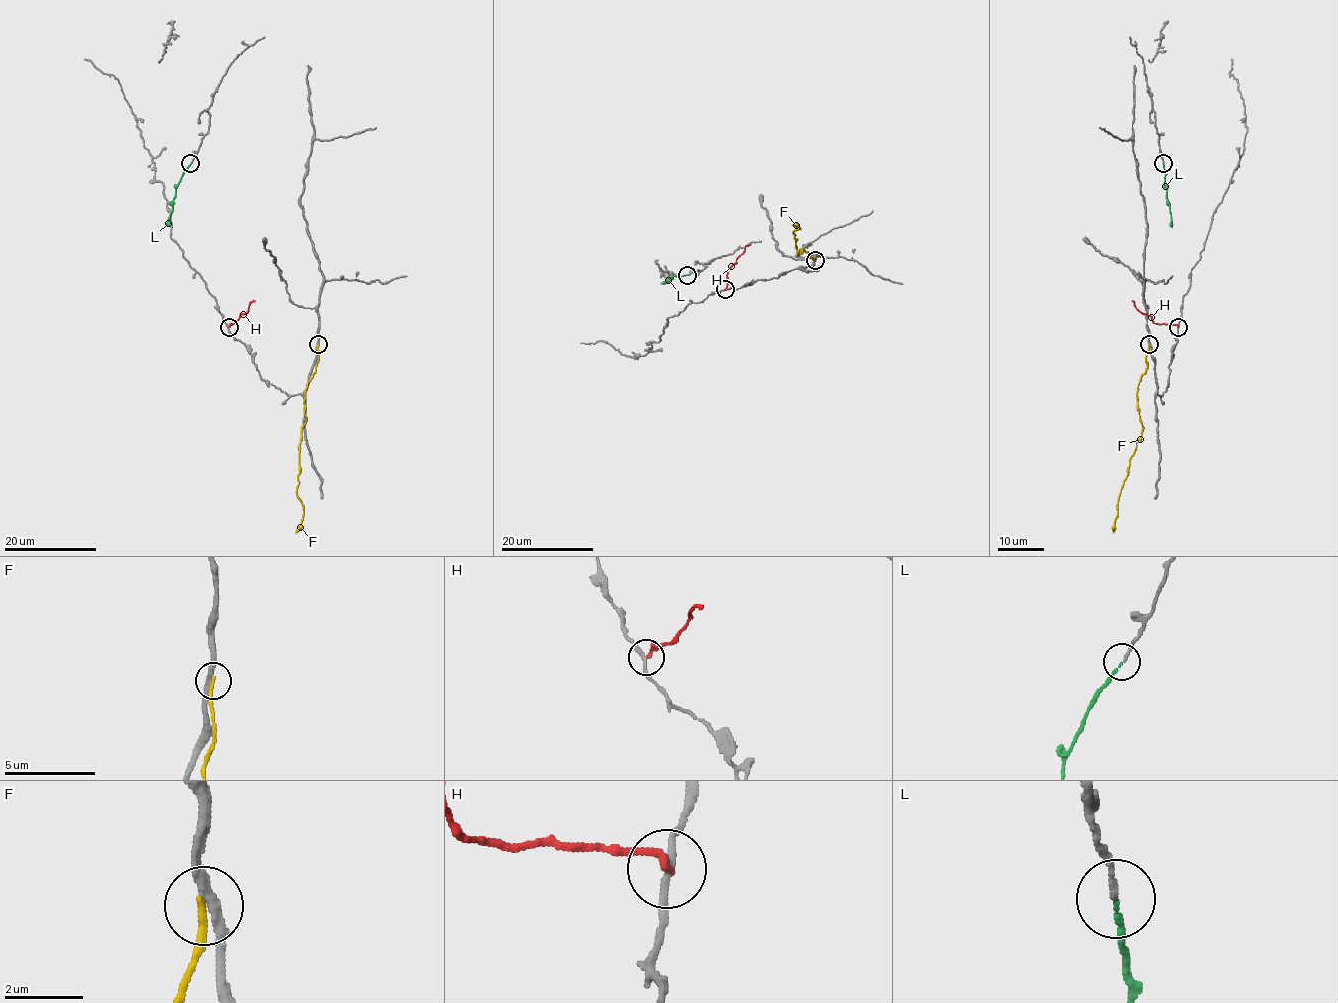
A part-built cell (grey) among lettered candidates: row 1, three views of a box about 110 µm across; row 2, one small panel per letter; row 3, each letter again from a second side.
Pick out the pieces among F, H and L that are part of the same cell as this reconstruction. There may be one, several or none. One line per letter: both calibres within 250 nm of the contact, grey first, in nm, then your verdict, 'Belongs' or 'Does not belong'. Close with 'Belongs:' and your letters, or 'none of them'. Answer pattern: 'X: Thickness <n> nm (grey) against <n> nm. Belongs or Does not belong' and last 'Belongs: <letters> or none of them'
F: Thickness 280 nm (grey) against 200 nm. Does not belong
H: Thickness 170 nm (grey) against 180 nm. Does not belong
L: Thickness 140 nm (grey) against 120 nm. Belongs
Belongs: L

